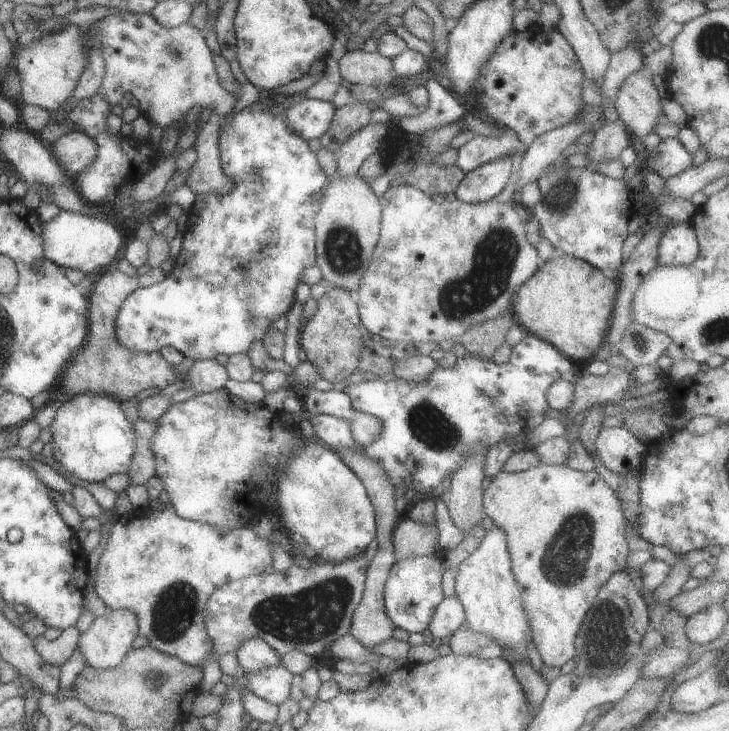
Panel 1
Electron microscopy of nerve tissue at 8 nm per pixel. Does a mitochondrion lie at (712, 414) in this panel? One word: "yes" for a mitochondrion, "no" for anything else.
no

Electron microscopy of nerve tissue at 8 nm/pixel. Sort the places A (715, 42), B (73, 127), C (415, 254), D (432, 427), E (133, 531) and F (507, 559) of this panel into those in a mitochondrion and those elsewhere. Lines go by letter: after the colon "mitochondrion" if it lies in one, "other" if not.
A: mitochondrion
B: other
C: other
D: mitochondrion
E: other
F: other

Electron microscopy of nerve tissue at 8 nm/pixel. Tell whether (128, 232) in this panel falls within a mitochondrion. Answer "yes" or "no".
no

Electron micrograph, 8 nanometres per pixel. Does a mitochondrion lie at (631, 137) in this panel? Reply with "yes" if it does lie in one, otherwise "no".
no

